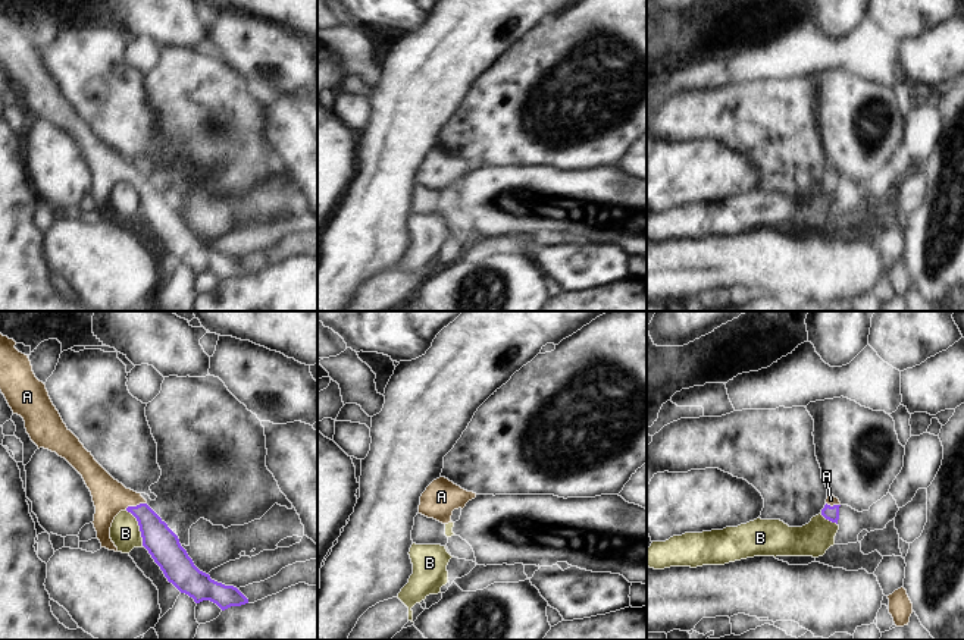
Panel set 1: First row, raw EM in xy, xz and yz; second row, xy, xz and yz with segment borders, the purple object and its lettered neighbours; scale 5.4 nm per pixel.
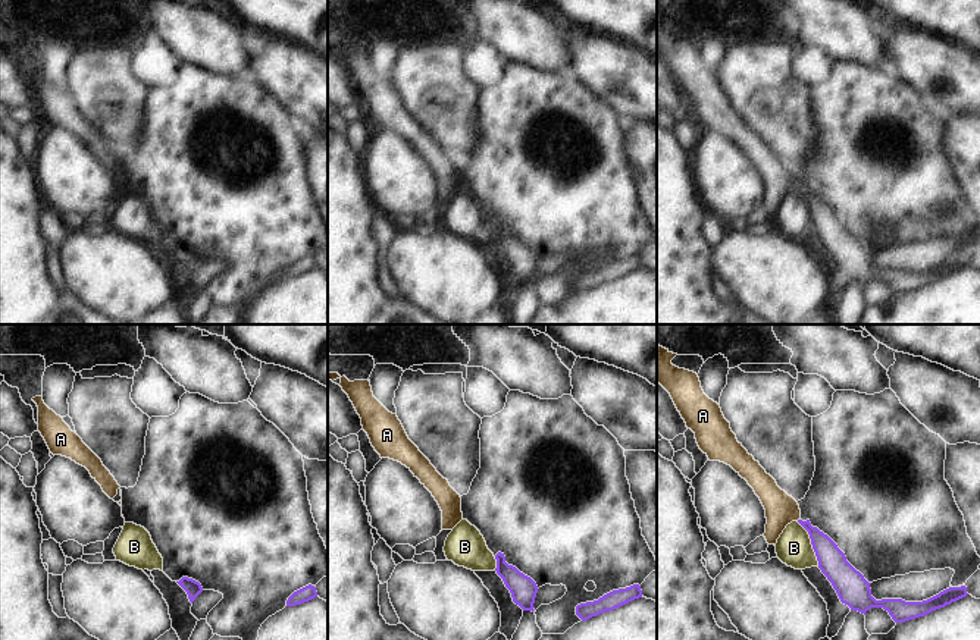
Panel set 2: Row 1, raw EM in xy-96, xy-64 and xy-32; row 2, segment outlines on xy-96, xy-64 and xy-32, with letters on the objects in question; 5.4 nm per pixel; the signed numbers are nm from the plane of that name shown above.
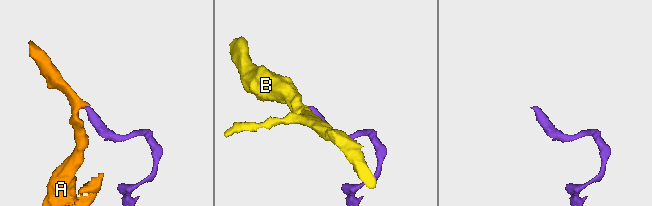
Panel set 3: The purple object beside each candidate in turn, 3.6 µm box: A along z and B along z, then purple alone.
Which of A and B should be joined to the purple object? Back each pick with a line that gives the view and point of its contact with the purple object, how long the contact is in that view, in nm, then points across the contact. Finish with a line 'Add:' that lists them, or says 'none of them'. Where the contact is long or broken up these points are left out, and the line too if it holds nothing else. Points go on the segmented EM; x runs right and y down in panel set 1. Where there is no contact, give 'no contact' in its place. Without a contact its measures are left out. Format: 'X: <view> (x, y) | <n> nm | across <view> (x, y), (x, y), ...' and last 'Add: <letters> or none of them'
A: xy (137, 505) | 120 nm | across xy (162, 543), (137, 505), (124, 498), (109, 496)
Add: A

